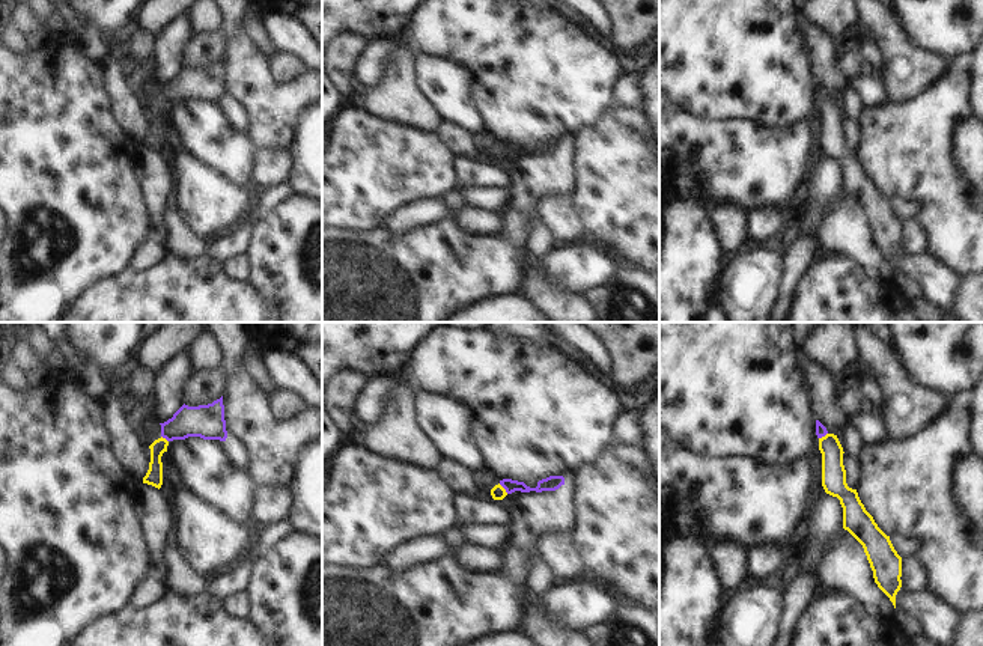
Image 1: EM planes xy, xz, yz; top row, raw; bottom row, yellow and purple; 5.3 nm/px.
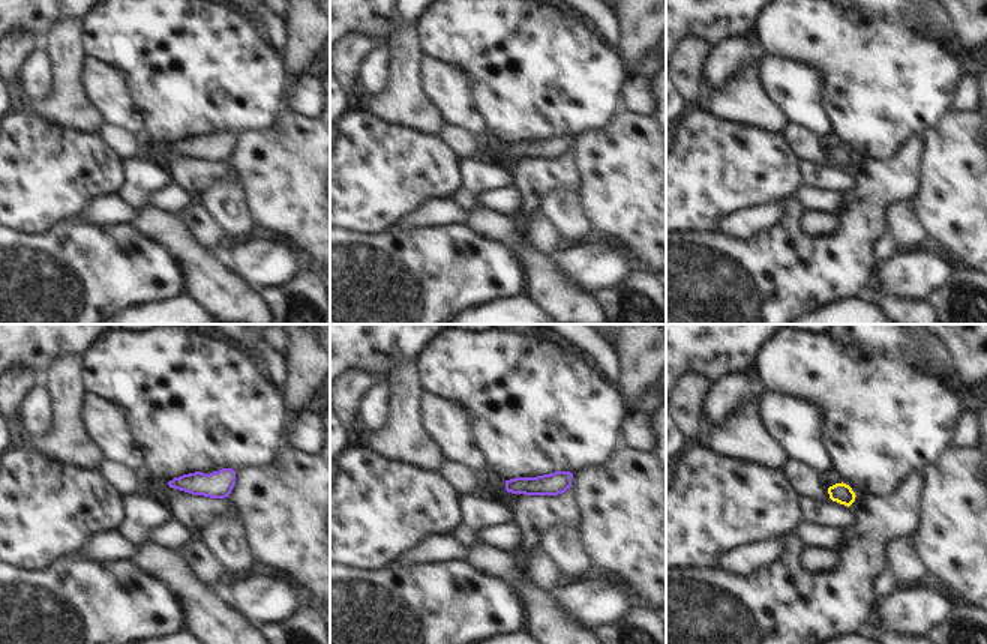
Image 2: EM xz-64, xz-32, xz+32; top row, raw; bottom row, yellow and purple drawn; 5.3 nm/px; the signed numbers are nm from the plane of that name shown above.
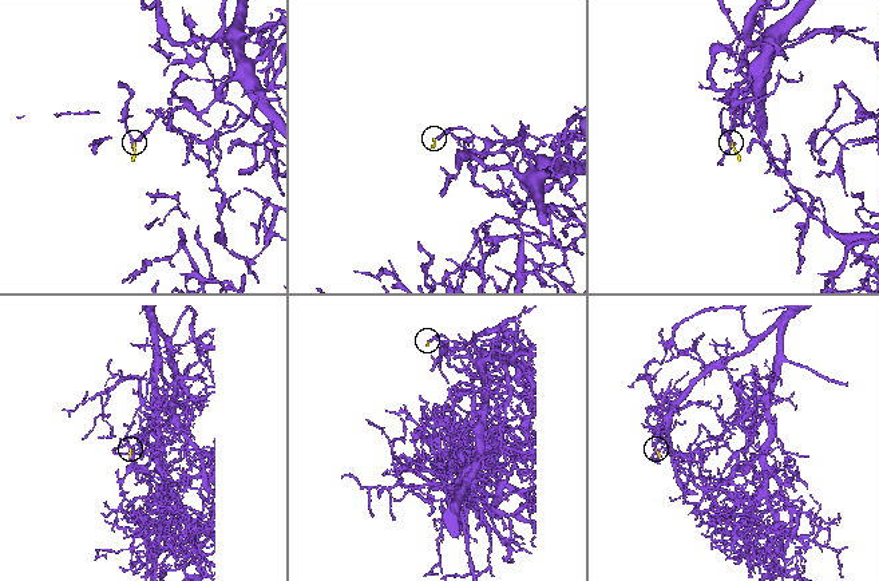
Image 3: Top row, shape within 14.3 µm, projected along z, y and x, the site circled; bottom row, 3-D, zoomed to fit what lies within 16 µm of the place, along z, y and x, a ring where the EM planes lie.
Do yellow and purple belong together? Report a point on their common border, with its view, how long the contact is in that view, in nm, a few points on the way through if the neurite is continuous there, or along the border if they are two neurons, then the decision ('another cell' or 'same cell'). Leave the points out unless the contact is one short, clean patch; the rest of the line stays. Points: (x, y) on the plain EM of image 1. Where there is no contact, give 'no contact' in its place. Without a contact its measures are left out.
contact xz (503, 151); length 80 nm; way xz (499, 155), (503, 151), (539, 151), (550, 146); same cell

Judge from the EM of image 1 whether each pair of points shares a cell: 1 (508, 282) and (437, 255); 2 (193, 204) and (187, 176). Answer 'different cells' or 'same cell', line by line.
1: same cell
2: same cell

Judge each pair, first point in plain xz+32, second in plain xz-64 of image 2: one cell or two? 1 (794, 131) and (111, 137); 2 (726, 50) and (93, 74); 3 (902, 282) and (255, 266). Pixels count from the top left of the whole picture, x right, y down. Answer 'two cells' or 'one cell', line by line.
1: one cell
2: two cells
3: one cell

